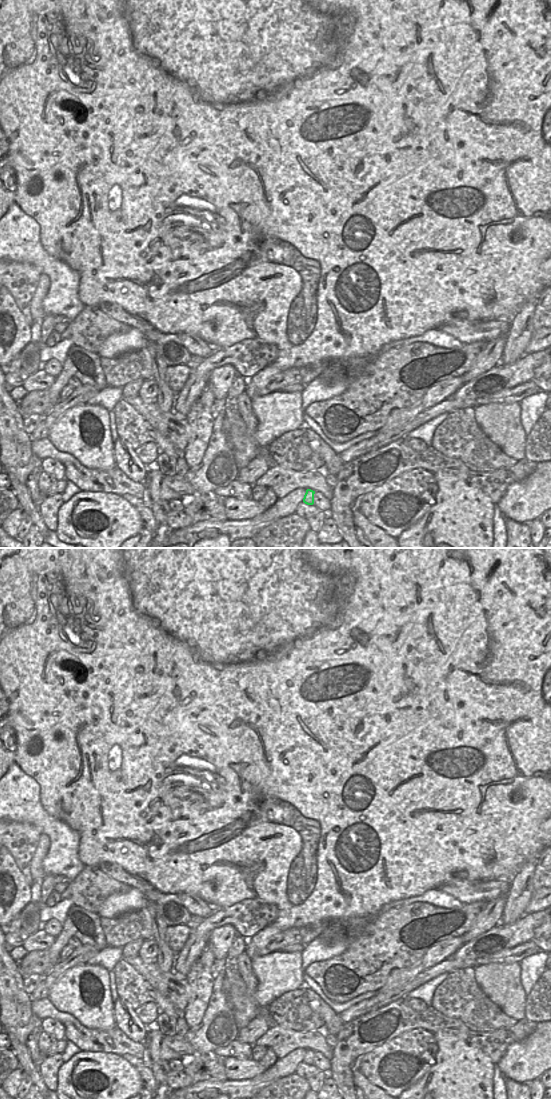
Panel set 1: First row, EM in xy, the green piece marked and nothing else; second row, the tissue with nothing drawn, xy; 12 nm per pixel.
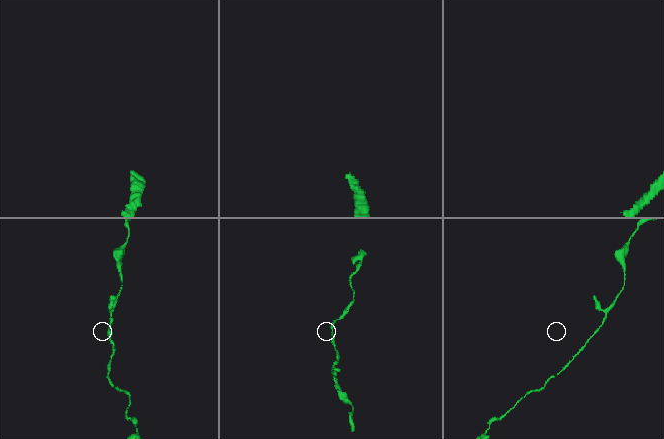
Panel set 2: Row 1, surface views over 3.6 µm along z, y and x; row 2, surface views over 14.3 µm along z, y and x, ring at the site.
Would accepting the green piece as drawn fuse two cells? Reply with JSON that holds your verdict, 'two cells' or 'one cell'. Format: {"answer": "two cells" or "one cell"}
{"answer": "one cell"}

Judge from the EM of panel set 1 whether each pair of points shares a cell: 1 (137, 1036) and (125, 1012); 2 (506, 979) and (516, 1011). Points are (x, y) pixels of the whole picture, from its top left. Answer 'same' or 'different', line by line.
1: same
2: same

